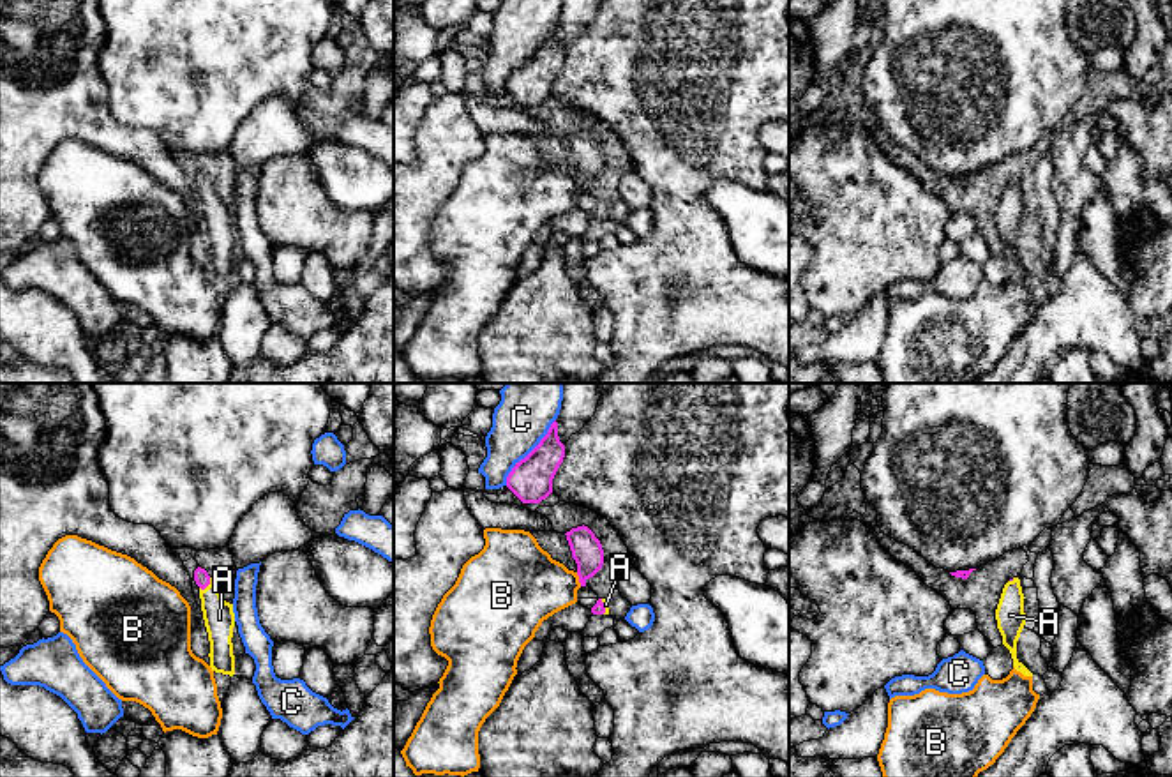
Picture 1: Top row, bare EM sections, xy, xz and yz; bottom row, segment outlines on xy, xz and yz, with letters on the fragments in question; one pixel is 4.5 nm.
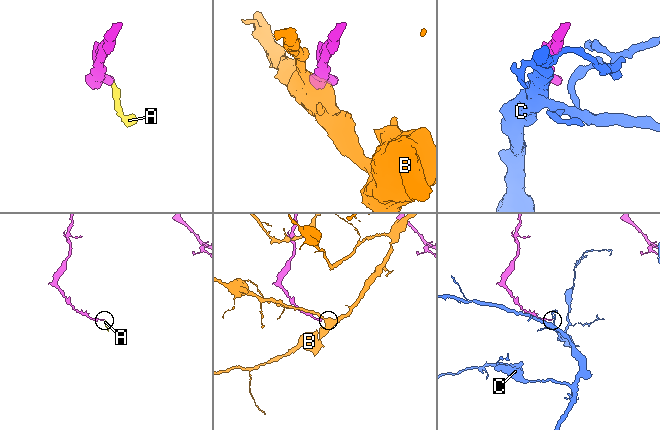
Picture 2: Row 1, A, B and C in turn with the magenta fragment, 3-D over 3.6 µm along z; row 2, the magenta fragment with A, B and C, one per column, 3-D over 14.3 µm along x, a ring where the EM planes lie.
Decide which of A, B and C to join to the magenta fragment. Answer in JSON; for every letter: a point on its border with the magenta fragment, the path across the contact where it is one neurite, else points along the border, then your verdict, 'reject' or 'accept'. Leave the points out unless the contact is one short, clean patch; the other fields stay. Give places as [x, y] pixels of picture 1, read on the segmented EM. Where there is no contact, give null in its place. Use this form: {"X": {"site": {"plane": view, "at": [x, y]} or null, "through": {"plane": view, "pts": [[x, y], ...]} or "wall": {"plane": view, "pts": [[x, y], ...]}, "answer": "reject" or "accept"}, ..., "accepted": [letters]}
{"A": {"site": {"plane": "xy", "at": [207, 585]}, "through": {"plane": "xy", "pts": [[202, 578], [207, 585], [219, 618]]}, "answer": "accept"}, "B": {"site": {"plane": "xz", "at": [579, 580]}, "wall": {"plane": "xz", "pts": [[576, 573], [581, 585]]}, "answer": "reject"}, "C": {"site": {"plane": "xz", "at": [530, 452]}, "answer": "reject"}, "accepted": ["A"]}

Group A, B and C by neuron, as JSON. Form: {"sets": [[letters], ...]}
{"sets": [["A"], ["B"], ["C"]]}

